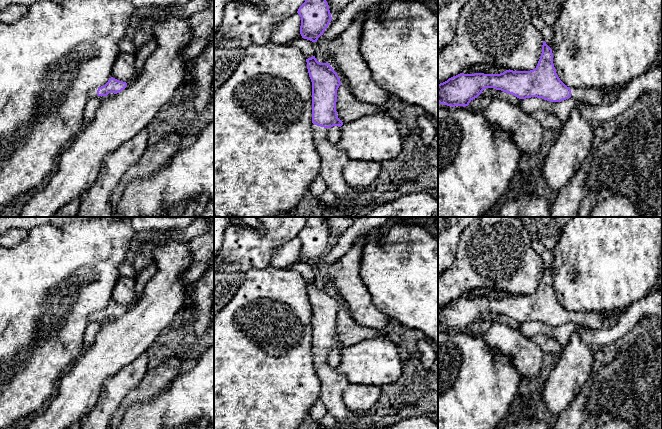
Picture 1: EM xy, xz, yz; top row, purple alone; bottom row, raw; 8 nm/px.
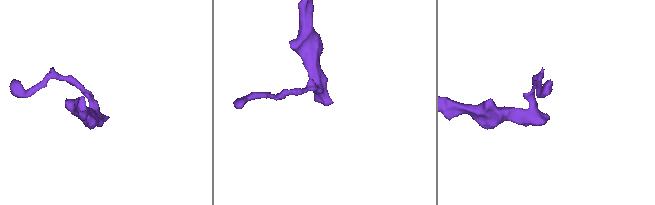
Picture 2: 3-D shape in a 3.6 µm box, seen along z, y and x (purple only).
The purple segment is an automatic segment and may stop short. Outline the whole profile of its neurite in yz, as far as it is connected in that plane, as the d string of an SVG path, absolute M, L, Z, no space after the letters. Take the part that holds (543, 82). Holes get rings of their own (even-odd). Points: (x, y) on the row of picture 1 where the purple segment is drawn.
M543 41L542 53L535 69L509 69L500 74L460 73L438 84L438 102L451 107L465 107L486 88L501 90L519 99L537 97L561 102L573 98L592 106L611 104L623 91L620 88L616 92L607 93L600 88L567 87L556 73L552 49Z

